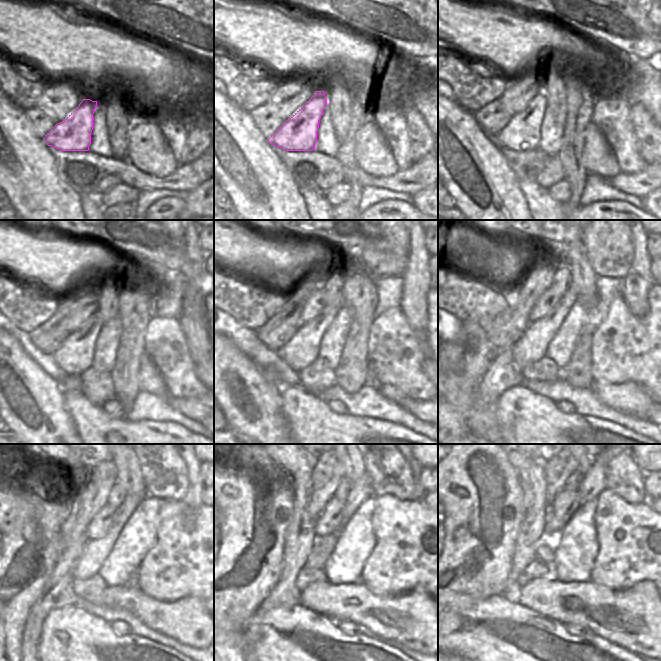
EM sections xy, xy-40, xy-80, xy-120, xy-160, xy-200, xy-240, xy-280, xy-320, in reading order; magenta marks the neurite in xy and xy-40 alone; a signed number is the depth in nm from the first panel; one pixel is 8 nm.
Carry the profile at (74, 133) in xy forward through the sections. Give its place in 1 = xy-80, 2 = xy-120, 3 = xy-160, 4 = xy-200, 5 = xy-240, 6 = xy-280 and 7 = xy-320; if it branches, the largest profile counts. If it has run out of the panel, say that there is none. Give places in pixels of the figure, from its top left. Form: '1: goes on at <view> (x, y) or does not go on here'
1: goes on at xy-80 (523, 132)
2: goes on at xy-120 (75, 355)
3: goes on at xy-160 (302, 349)
4: goes on at xy-200 (531, 346)
5: goes on at xy-240 (95, 552)
6: goes on at xy-280 (323, 547)
7: goes on at xy-320 (595, 481)

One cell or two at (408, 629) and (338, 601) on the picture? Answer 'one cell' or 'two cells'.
one cell

